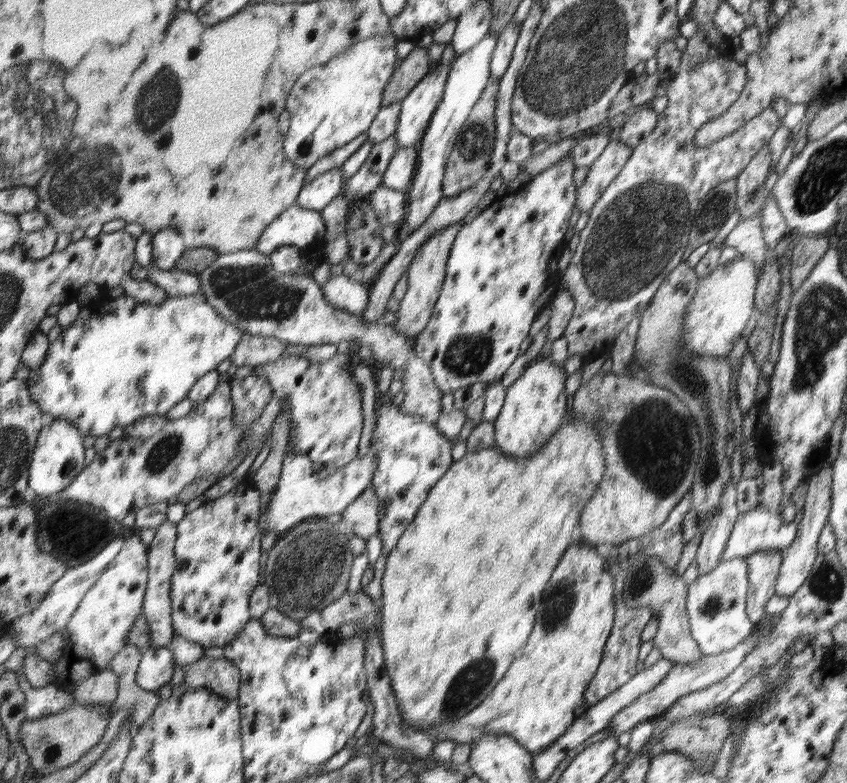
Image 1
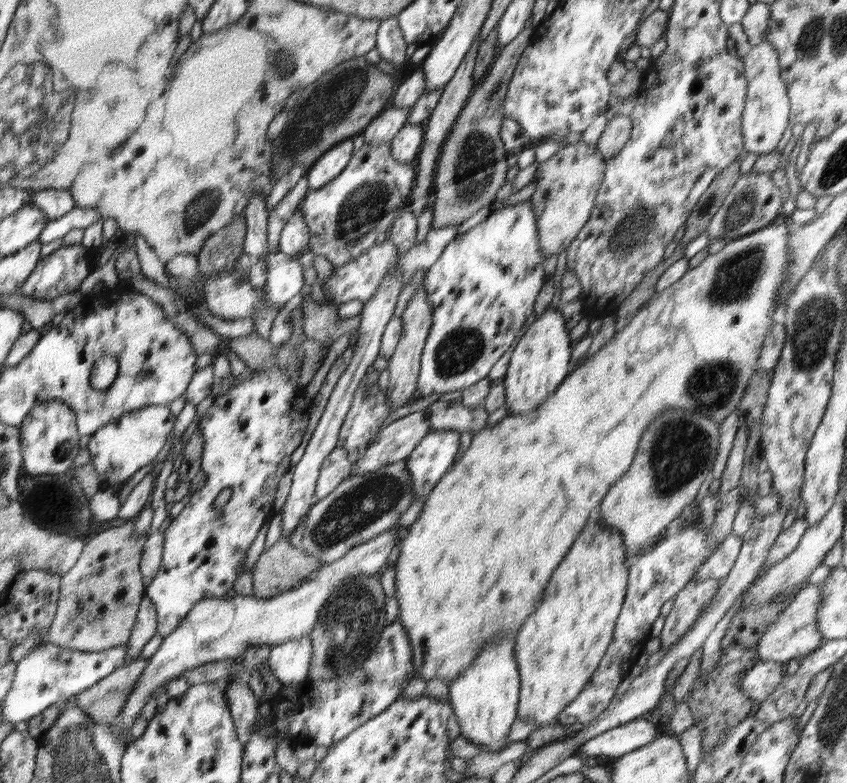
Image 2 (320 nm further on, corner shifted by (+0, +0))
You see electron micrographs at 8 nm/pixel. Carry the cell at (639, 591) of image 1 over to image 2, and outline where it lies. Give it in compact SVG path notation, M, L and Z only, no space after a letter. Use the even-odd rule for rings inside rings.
M776 661L754 663L741 676L741 688L754 704L763 703L780 686L785 675L784 669L784 664Z

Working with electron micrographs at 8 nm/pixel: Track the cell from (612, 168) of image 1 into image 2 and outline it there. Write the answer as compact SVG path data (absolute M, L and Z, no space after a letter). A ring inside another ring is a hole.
M578 141L575 144L569 144L559 149L551 158L537 164L536 174L533 176L533 182L536 182L534 194L529 198L531 200L534 215L536 215L536 227L538 227L538 253L543 253L546 262L551 256L560 255L567 251L580 230L584 228L586 222L590 219L594 200L603 181L606 163L602 154L597 149L597 145L586 144Z

